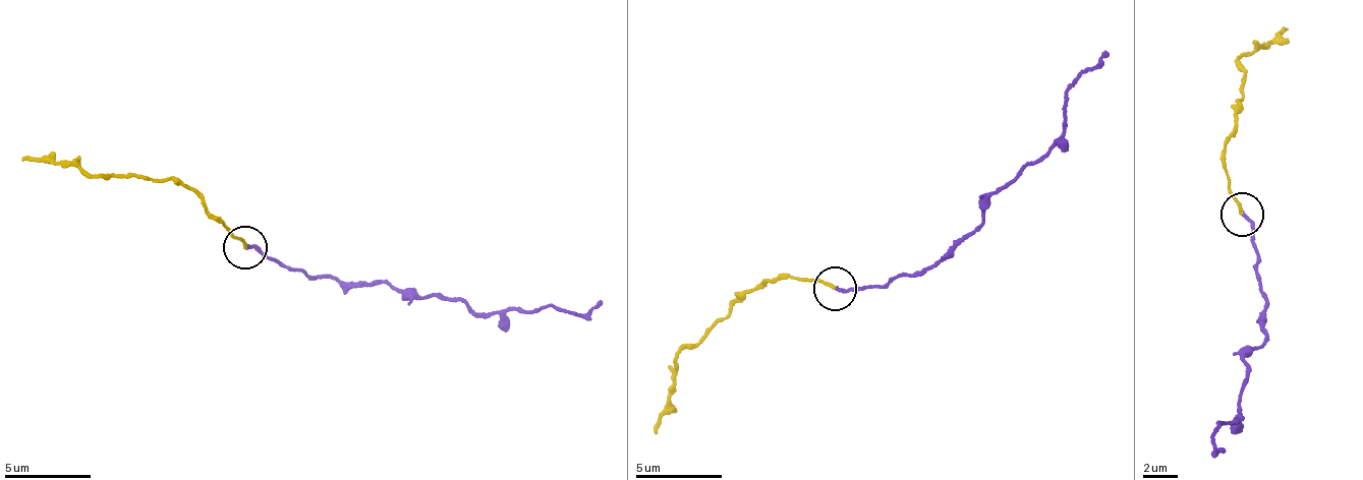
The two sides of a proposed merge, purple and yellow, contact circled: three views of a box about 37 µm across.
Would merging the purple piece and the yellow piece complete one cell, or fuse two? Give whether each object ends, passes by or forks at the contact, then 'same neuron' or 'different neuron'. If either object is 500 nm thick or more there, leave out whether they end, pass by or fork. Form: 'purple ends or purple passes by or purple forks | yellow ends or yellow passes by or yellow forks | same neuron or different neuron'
purple ends | yellow ends | same neuron

